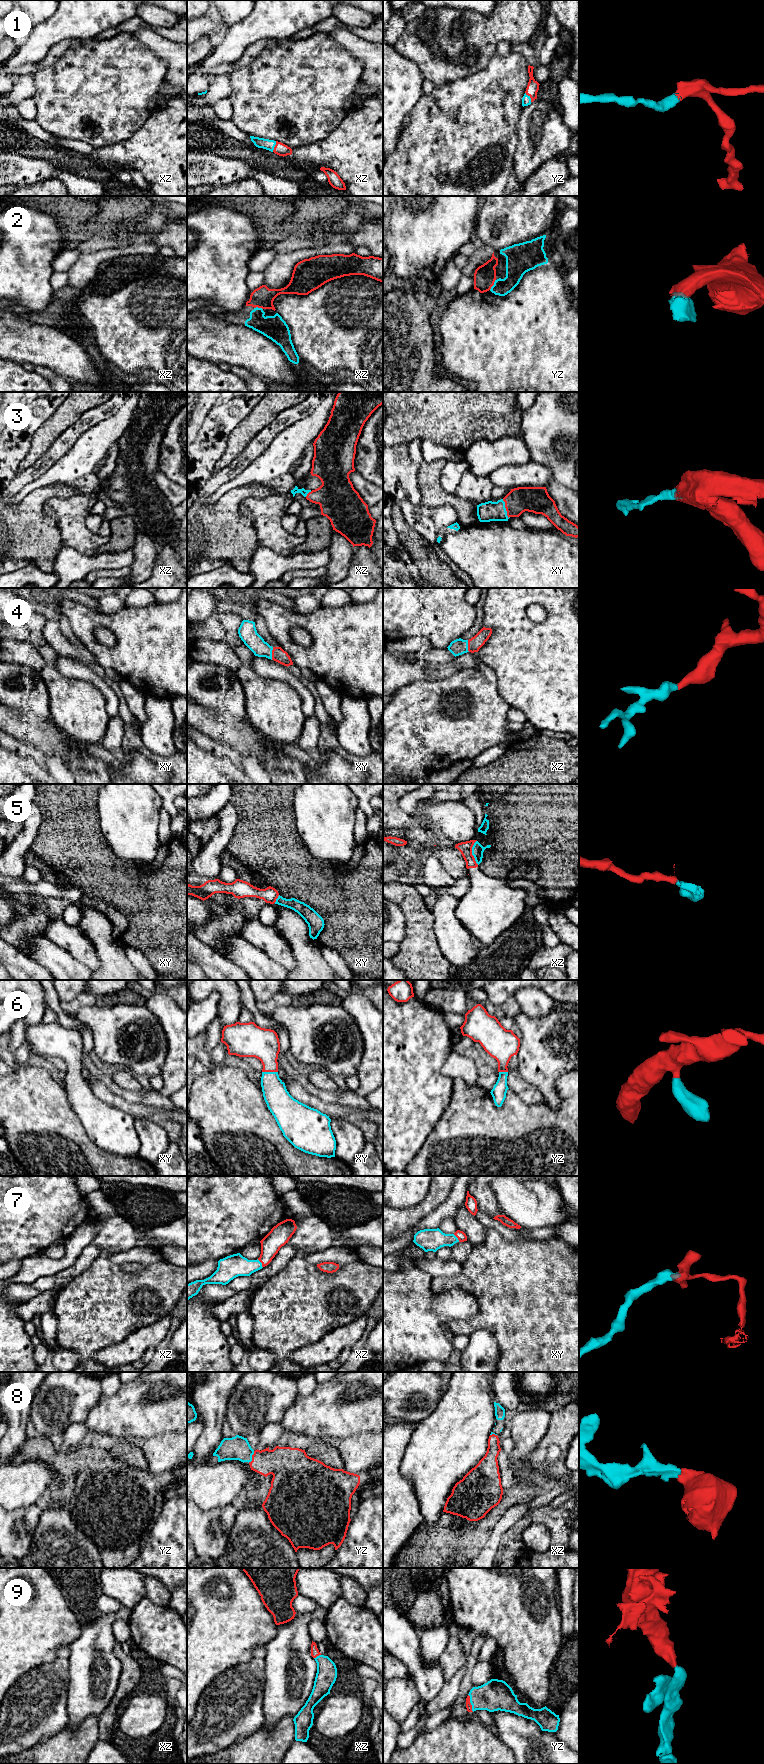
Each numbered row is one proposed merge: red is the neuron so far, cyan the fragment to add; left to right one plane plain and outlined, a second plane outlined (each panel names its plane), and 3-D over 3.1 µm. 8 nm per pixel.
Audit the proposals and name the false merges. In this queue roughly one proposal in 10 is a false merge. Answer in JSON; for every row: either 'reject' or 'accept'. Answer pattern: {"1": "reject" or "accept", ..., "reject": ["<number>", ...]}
{"1": "accept", "2": "accept", "3": "accept", "4": "accept", "5": "reject", "6": "accept", "7": "accept", "8": "accept", "9": "accept", "reject": ["5"]}

